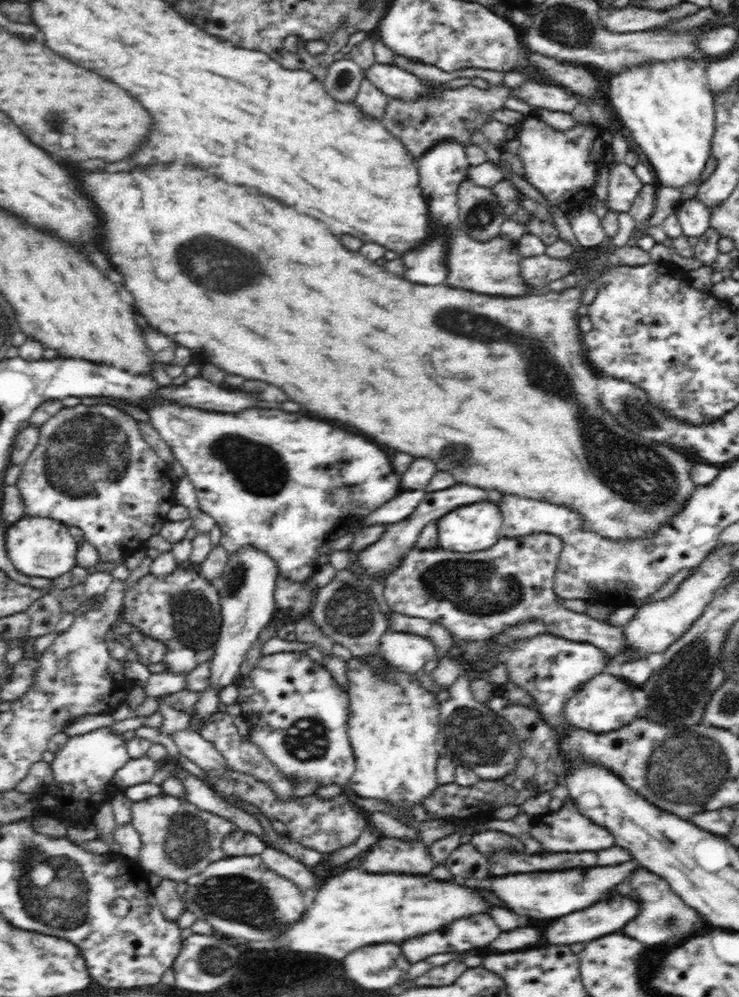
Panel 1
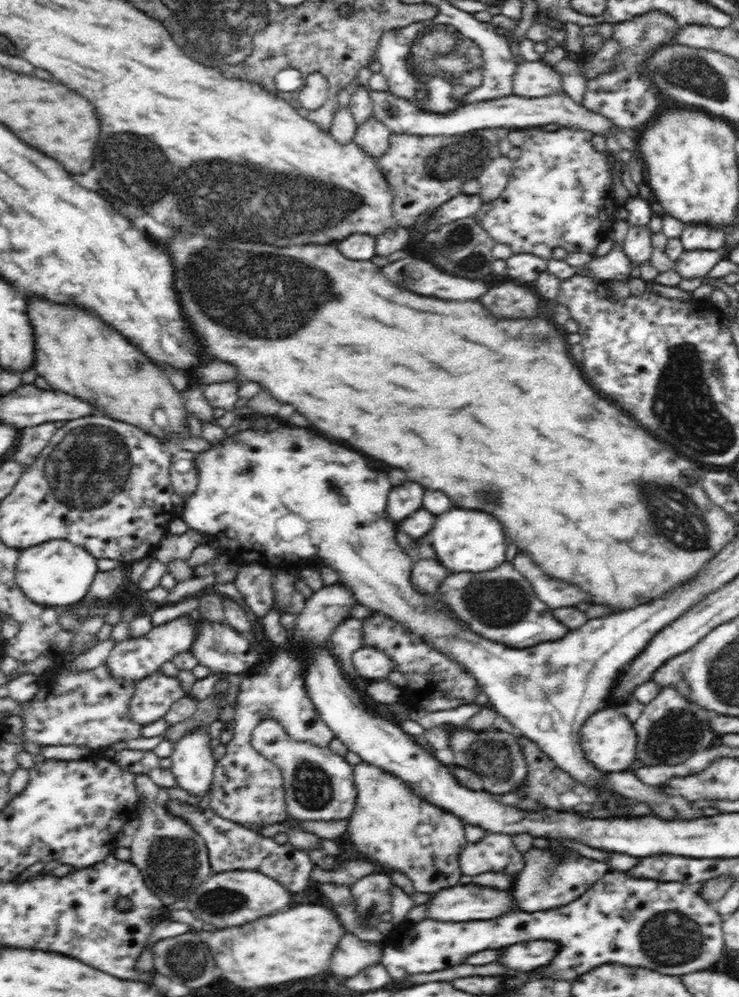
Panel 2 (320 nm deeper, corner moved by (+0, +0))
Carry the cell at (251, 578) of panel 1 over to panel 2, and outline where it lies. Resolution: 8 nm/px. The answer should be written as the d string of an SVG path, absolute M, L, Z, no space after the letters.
M209 727L188 732L175 743L171 771L177 786L194 796L204 796L212 788L216 760L212 756Z

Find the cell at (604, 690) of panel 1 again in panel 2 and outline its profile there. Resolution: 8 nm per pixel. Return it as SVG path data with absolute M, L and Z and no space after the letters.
M609 704L606 708L594 712L580 731L581 749L584 757L602 772L622 772L630 769L636 759L637 734L633 723L618 711L619 704Z

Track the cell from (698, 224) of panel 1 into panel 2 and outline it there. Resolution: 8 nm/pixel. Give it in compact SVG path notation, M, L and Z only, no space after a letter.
M684 250L675 261L675 270L684 280L704 279L719 260L718 250Z

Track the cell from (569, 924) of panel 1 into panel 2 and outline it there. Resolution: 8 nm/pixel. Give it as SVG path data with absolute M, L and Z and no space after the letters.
M532 940L522 944L512 944L510 948L500 953L497 962L504 964L506 969L523 975L546 967L554 960L558 947L555 940Z

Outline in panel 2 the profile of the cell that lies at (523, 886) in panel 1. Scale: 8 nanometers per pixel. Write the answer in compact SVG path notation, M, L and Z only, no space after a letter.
M474 884L443 888L427 902L426 918L456 922L493 919L514 911L512 898L510 892Z

